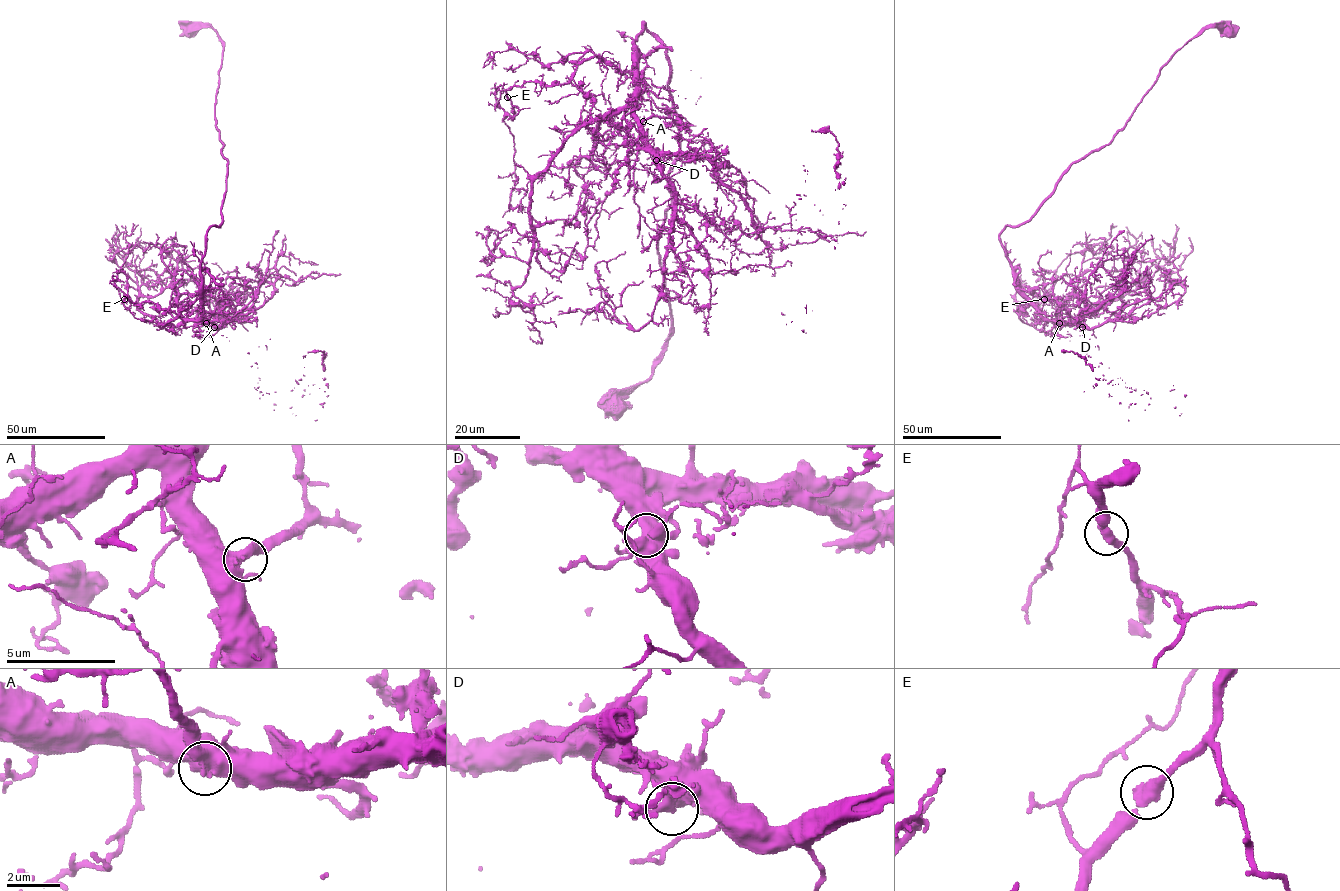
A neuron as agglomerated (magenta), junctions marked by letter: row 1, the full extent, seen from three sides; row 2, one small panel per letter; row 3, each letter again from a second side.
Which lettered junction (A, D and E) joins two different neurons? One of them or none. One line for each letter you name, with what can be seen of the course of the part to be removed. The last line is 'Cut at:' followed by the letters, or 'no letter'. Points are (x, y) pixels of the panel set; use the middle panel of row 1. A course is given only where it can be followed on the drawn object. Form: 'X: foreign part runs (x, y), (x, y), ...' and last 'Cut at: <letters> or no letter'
Cut at: no letter

